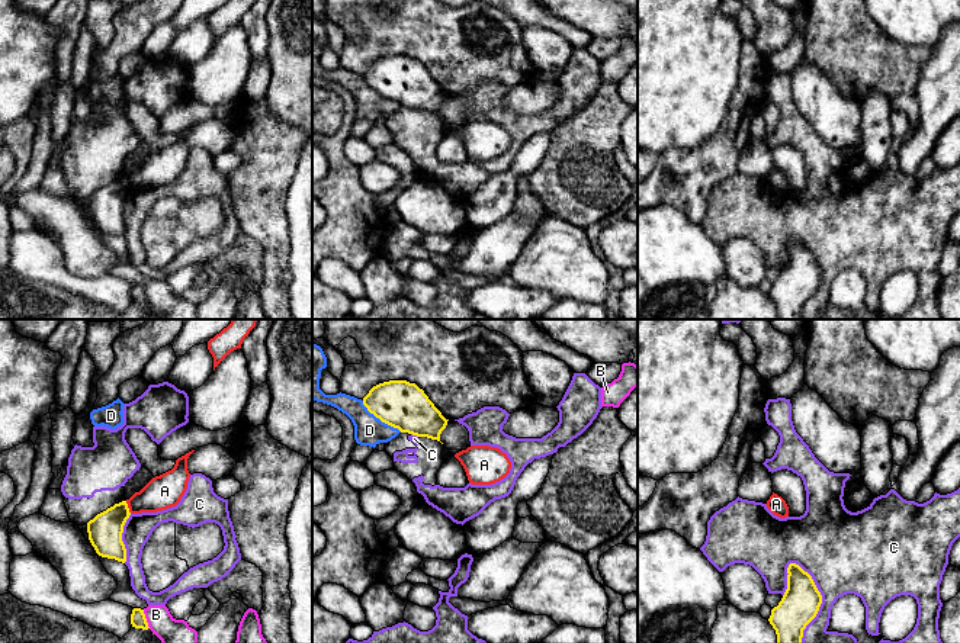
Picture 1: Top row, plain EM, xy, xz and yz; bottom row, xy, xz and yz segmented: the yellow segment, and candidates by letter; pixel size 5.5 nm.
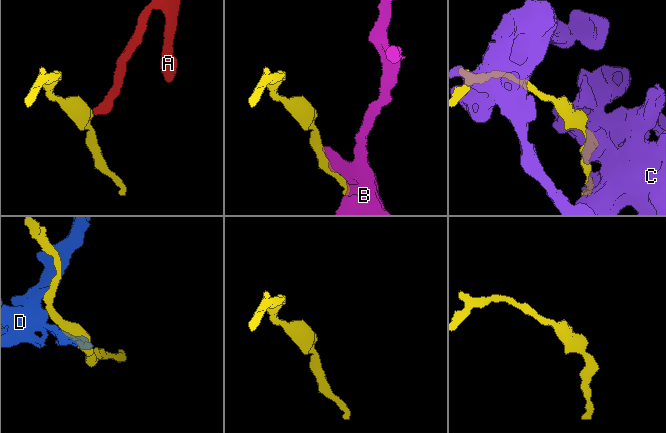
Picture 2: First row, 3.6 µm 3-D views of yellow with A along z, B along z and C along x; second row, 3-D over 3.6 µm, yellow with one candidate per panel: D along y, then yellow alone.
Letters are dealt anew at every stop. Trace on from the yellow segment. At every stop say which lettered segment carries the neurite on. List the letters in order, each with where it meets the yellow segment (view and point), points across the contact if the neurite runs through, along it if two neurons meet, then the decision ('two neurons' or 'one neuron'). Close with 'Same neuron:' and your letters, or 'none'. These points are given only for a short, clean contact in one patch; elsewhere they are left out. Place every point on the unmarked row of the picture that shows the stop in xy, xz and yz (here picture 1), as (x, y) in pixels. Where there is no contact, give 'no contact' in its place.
A: contact xy (127, 182); border xy (125, 176), (131, 187); two neurons
B: contact xy (145, 293); two neurons
C: contact yz (821, 275); two neurons
D: contact xz (381, 95); two neurons
Same neuron: none

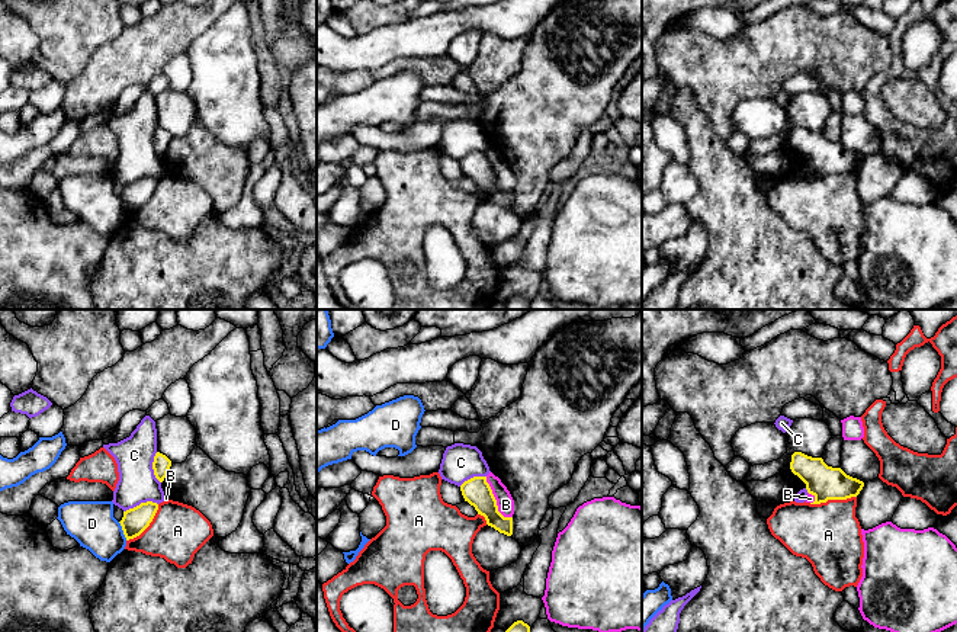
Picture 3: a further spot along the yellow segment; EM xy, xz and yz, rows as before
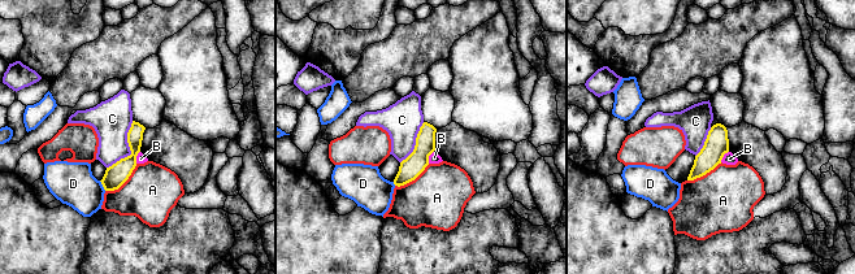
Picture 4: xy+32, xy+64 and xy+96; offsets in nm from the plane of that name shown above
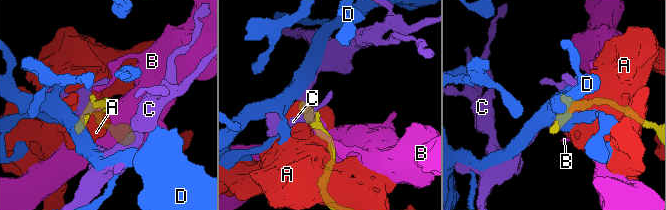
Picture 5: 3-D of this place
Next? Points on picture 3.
A: contact yz (832, 173); two neurons
B: contact xz (495, 175); border xz (485, 151), (497, 183), (504, 191), (511, 192); two neurons
C: contact xy (141, 177); two neurons
D: contact xy (122, 204); border xy (118, 196), (127, 214); two neurons
Same neuron: none

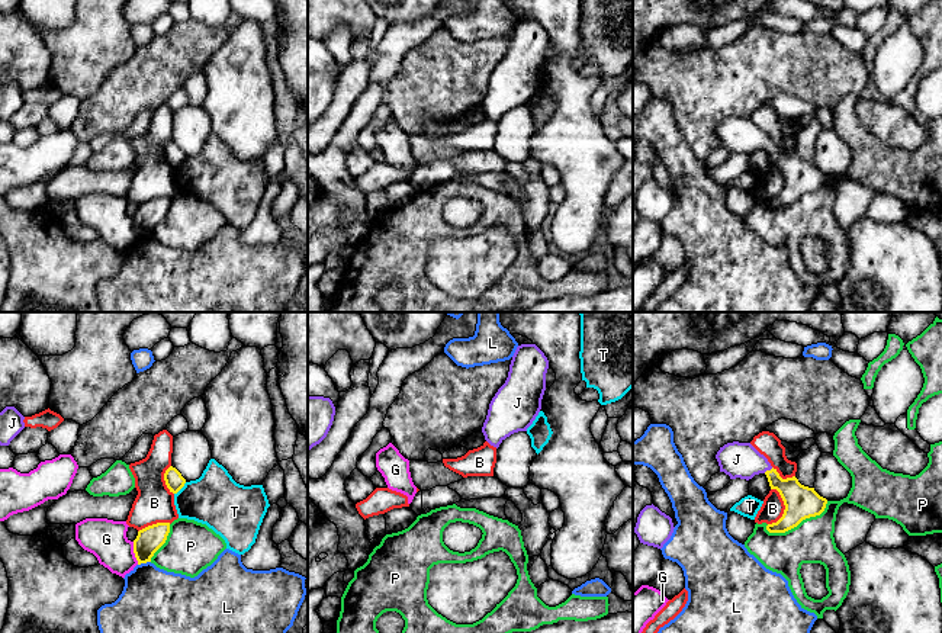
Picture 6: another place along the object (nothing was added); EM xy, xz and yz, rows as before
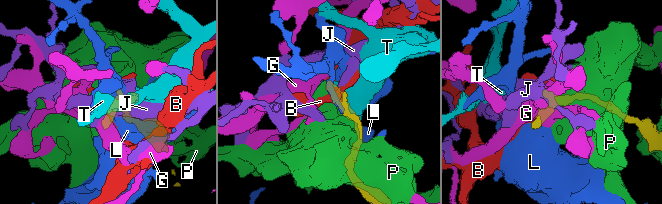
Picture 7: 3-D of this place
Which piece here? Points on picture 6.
B: contact yz (785, 183); two neurons
G: contact xy (135, 228); border xy (132, 217), (132, 225), (138, 238); two neurons
J: contact yz (768, 145); way yz (800, 176), (768, 145), (759, 138), (736, 134); one neuron
L: contact xy (144, 237); border xy (150, 235), (138, 240); two neurons
P: contact yz (799, 198); two neurons
T: contact xy (180, 163); two neurons
Same neuron: J

